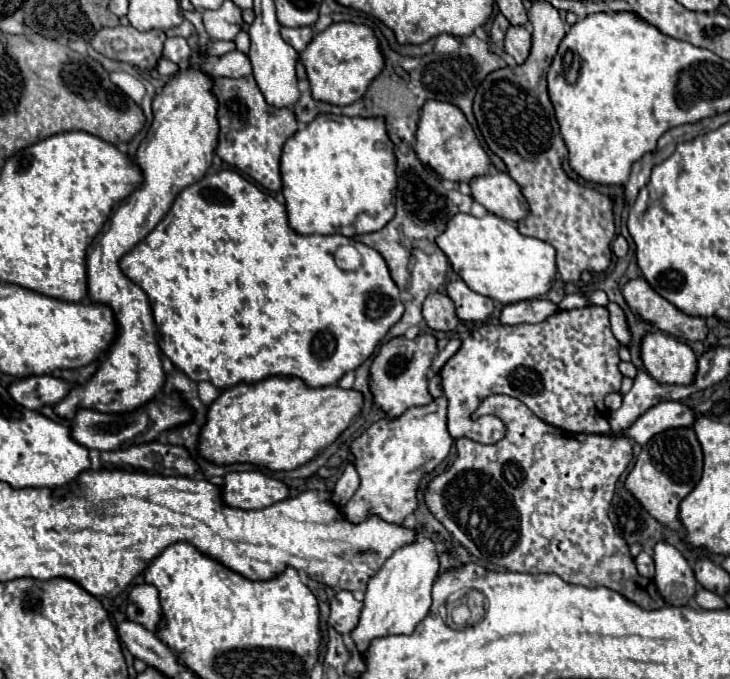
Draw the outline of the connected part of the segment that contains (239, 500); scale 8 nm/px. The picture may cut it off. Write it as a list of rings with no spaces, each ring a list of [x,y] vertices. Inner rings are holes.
[[[261,471],[229,473],[221,487],[221,497],[231,507],[263,509],[289,497],[289,487]]]

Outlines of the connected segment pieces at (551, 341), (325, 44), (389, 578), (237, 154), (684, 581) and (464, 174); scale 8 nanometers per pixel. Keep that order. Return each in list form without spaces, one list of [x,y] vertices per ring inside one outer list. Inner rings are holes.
[[[583,307],[583,309],[573,309],[573,311],[559,311],[551,317],[547,317],[547,321],[541,321],[541,323],[535,323],[535,325],[483,325],[481,329],[473,331],[469,337],[463,339],[459,351],[445,363],[445,367],[441,369],[441,377],[443,377],[443,389],[445,389],[445,397],[449,399],[449,413],[447,413],[447,427],[450,435],[455,439],[461,437],[467,437],[475,439],[479,442],[479,437],[483,435],[475,435],[475,425],[471,419],[473,411],[481,405],[481,401],[493,393],[503,393],[503,395],[511,395],[511,397],[517,397],[521,399],[539,419],[555,425],[555,427],[561,427],[561,429],[567,429],[571,433],[609,433],[609,421],[607,421],[607,407],[603,403],[605,395],[607,393],[613,393],[613,391],[619,391],[621,387],[621,379],[623,375],[619,373],[619,341],[615,339],[613,331],[611,331],[611,325],[609,325],[609,311],[605,307]]]
[[[333,23],[325,31],[317,33],[299,59],[307,69],[313,97],[333,105],[351,105],[361,99],[369,83],[385,67],[385,59],[373,29],[355,23]]]
[[[417,531],[417,541],[411,545],[401,547],[395,551],[379,569],[375,577],[369,579],[365,599],[363,599],[363,611],[359,625],[351,631],[355,649],[363,657],[369,651],[369,645],[377,637],[385,635],[399,635],[399,633],[413,633],[415,627],[425,619],[431,607],[431,585],[439,571],[439,559],[437,549],[431,539],[421,535]]]
[[[253,75],[227,79],[213,79],[211,93],[217,99],[217,121],[219,121],[219,141],[217,155],[241,169],[245,175],[253,177],[261,187],[269,191],[281,191],[281,175],[279,175],[279,157],[283,143],[297,131],[299,123],[295,113],[287,107],[273,107],[265,101],[261,89],[257,87]]]
[[[657,543],[653,547],[653,561],[655,561],[655,585],[661,597],[669,605],[687,603],[689,597],[695,595],[695,575],[689,567],[687,559],[669,543]]]
[[[427,101],[421,109],[421,121],[417,127],[415,153],[423,165],[431,167],[441,179],[449,179],[455,183],[471,181],[473,177],[487,175],[491,161],[485,149],[481,147],[473,127],[465,119],[459,107],[443,101]]]

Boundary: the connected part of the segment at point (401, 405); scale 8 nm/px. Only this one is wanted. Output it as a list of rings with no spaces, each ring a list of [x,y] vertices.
[[[419,333],[415,339],[393,337],[379,349],[371,365],[371,391],[373,391],[375,403],[387,413],[387,417],[399,417],[409,407],[427,405],[433,401],[427,389],[429,385],[427,371],[431,367],[435,353],[437,353],[437,339],[429,333]]]

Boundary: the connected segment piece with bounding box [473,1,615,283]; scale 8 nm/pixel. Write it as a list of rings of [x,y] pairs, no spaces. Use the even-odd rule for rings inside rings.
[[[547,1],[531,5],[529,21],[533,25],[531,55],[523,65],[503,67],[487,75],[477,89],[473,113],[489,149],[505,161],[509,175],[529,201],[529,215],[517,229],[523,235],[551,243],[557,249],[559,277],[567,283],[577,283],[583,271],[603,273],[611,263],[609,245],[615,237],[613,199],[569,179],[563,171],[563,151],[567,147],[547,93],[547,71],[565,35],[565,23]]]

